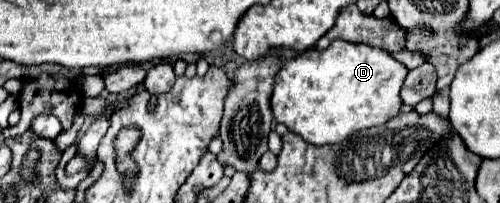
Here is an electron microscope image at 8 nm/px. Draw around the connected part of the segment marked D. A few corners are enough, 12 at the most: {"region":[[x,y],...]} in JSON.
{"region":[[334,40],[286,60],[274,118],[340,144],[400,114],[408,68]]}

